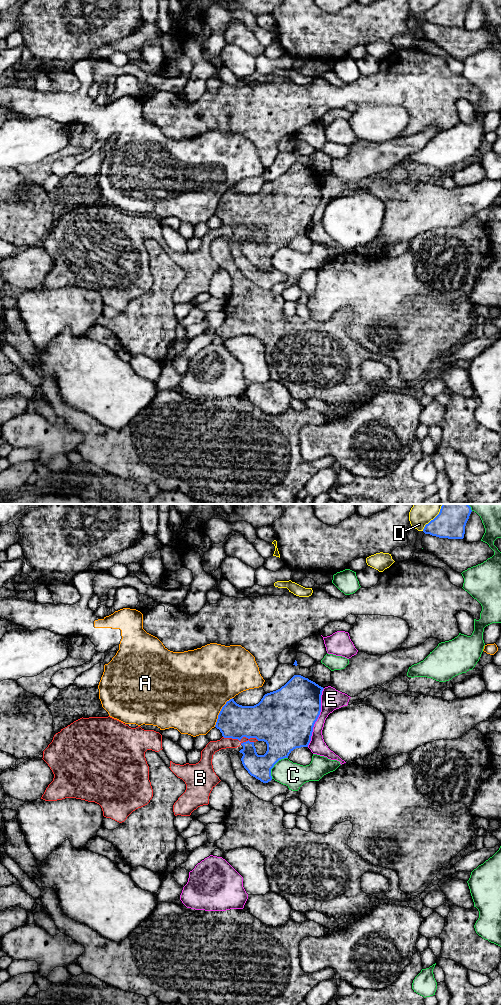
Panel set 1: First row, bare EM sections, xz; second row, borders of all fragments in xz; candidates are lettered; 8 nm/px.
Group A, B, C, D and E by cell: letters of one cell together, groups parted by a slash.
A / B / C / D / E

